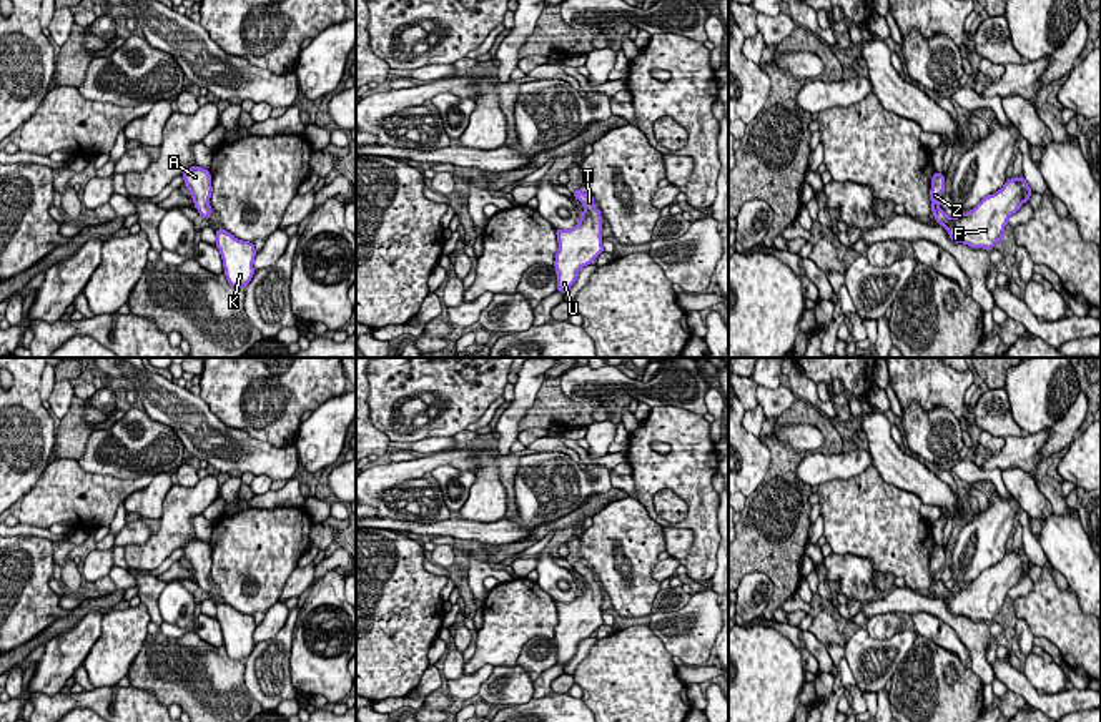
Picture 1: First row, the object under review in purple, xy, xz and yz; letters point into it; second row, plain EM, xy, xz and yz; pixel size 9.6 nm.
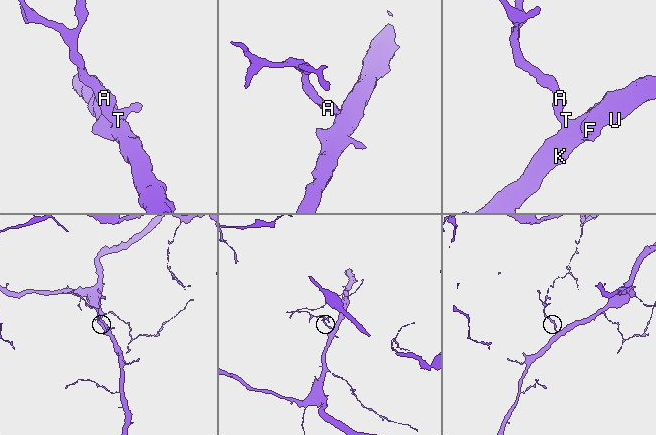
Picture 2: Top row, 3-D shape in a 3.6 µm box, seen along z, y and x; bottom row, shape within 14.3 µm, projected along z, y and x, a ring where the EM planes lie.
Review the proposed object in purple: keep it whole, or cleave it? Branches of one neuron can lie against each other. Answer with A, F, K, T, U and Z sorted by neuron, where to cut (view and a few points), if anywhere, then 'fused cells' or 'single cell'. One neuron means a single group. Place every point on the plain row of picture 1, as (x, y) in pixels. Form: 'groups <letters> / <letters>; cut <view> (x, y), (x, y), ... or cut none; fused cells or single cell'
groups A F K T U Z; cut none; single cell

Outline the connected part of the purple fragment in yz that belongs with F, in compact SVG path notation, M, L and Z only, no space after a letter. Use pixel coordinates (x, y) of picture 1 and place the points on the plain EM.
M935 544L930 562L935 592L948 604L953 616L965 616L975 622L991 622L998 614L1003 614L1003 602L1008 597L1008 591L1024 574L1029 574L1029 567L1033 566L1021 547L1018 552L1006 552L1000 564L985 569L971 584L950 591L938 577L943 564L945 547Z

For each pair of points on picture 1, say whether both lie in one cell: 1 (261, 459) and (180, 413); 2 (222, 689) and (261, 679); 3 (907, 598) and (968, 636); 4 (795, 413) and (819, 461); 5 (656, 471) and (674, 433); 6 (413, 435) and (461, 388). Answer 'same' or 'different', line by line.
1: same
2: different
3: same
4: different
5: same
6: same

